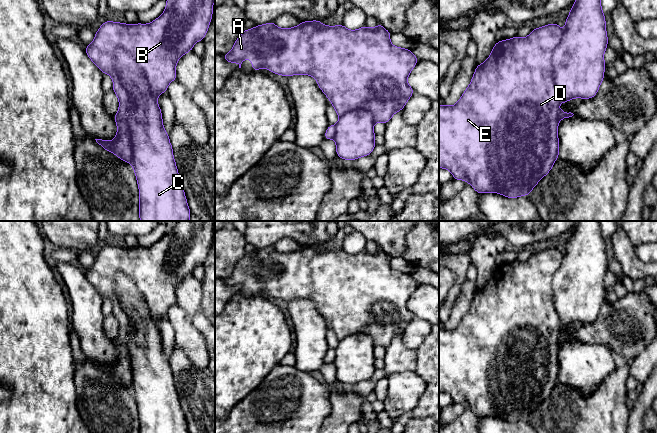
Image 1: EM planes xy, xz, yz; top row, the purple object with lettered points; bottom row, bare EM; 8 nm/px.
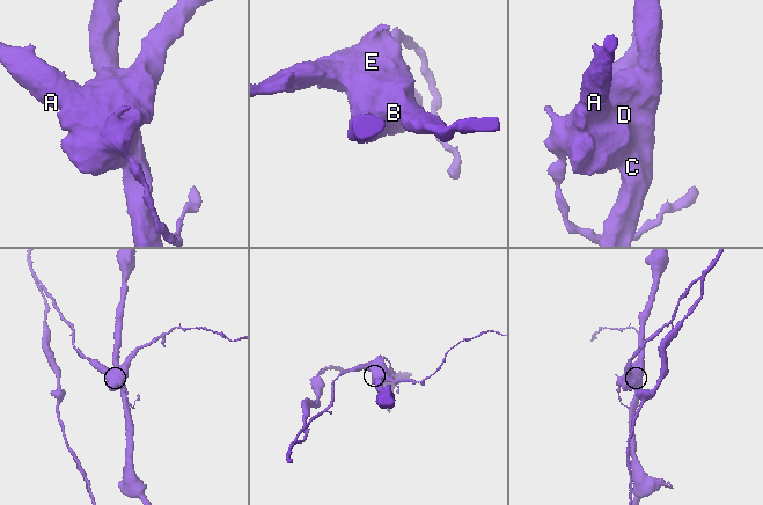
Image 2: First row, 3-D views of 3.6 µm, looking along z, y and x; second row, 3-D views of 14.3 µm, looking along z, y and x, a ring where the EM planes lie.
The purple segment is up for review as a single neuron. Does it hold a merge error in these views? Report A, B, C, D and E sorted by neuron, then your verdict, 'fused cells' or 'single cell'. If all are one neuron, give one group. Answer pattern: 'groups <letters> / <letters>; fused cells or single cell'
groups A B D E / C; fused cells

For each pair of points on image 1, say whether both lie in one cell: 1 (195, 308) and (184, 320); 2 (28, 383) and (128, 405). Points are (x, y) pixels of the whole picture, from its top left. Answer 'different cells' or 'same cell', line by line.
1: different cells
2: different cells

